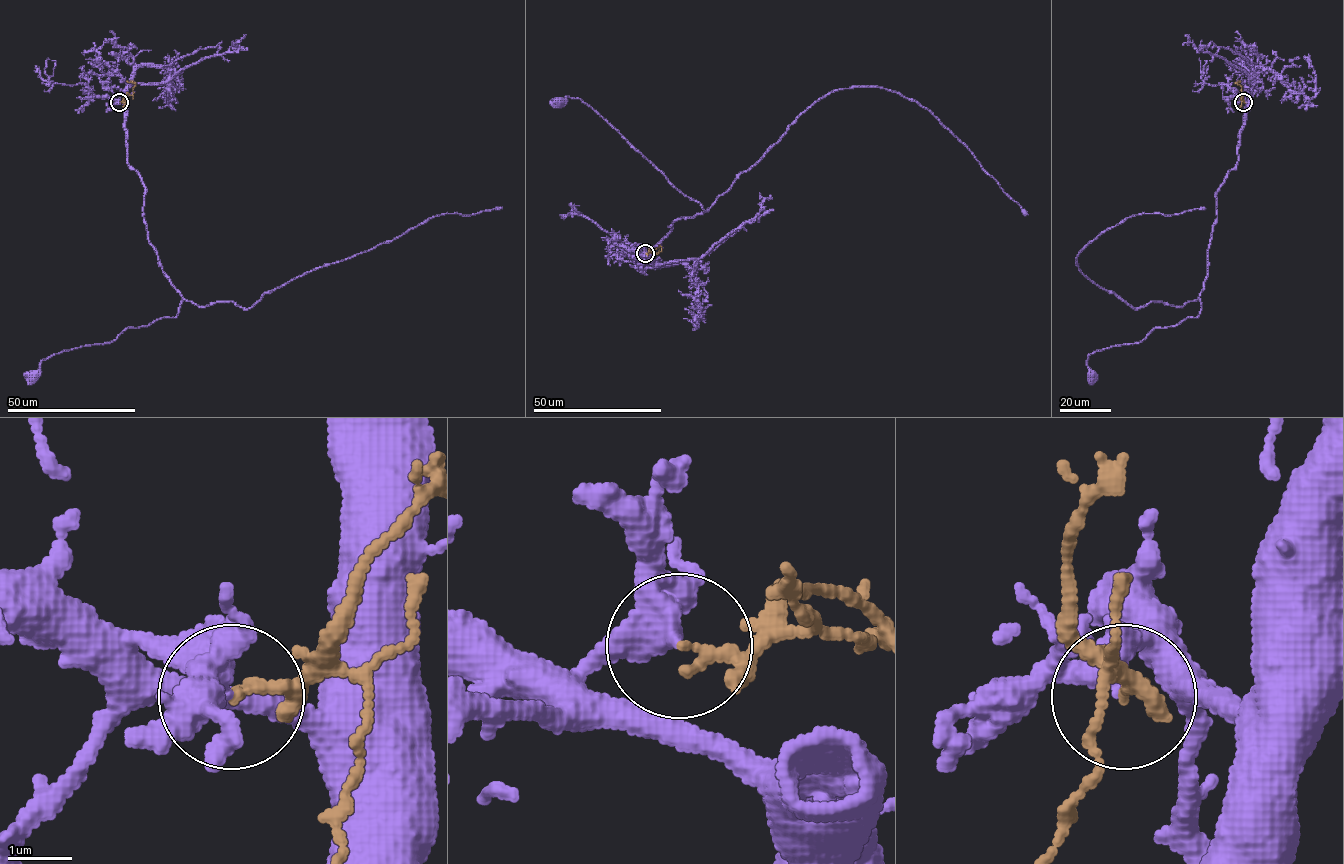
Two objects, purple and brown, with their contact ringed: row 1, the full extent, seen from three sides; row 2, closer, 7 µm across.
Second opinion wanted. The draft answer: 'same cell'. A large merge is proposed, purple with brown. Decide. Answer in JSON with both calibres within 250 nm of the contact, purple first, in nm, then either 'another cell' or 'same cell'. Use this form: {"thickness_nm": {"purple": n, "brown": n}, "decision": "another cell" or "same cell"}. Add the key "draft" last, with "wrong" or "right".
{"thickness_nm": {"purple": 440, "brown": 130}, "decision": "another cell", "draft": "wrong"}

